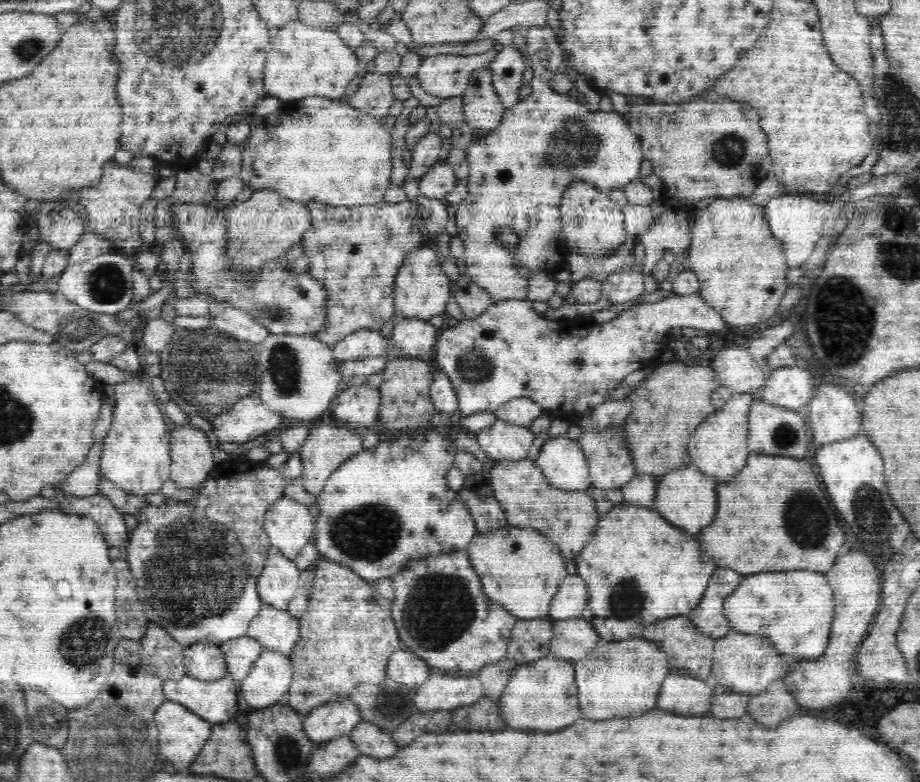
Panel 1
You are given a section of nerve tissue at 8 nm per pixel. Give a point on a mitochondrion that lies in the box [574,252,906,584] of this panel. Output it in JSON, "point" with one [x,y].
{"point":[844,319]}

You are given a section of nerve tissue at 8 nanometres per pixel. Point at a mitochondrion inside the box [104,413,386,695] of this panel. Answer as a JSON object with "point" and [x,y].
{"point":[198,570]}

